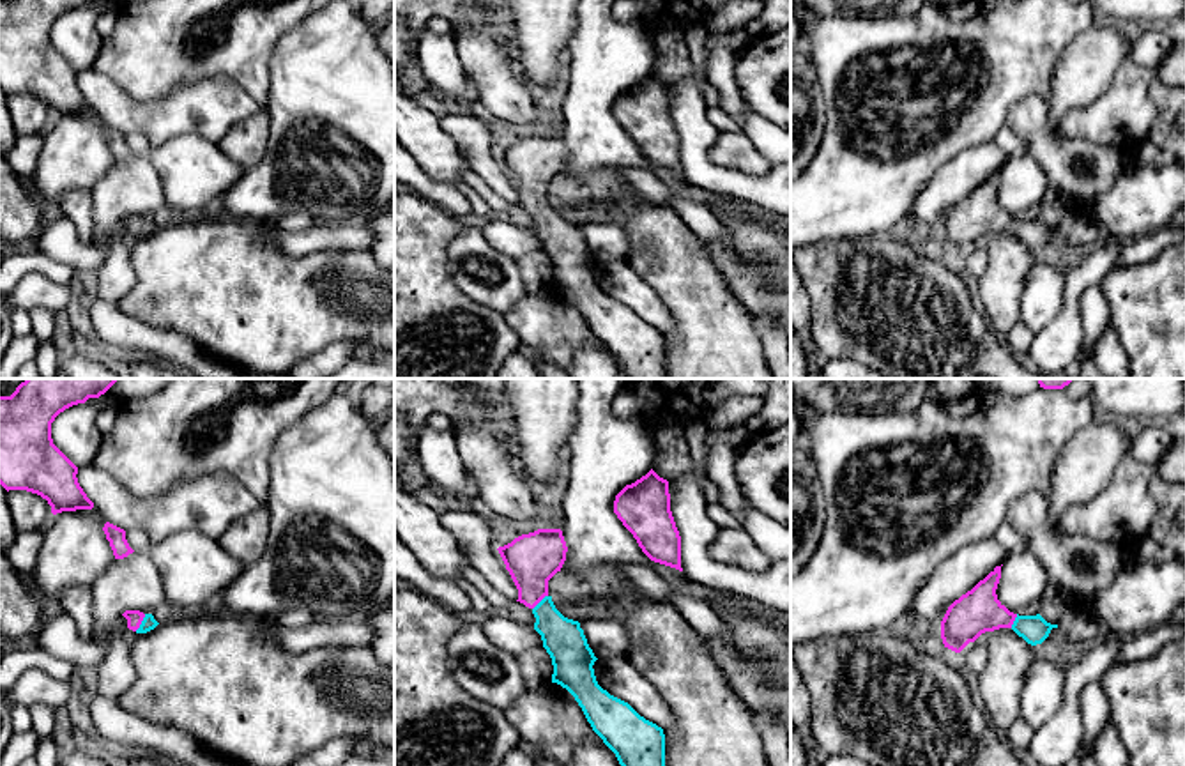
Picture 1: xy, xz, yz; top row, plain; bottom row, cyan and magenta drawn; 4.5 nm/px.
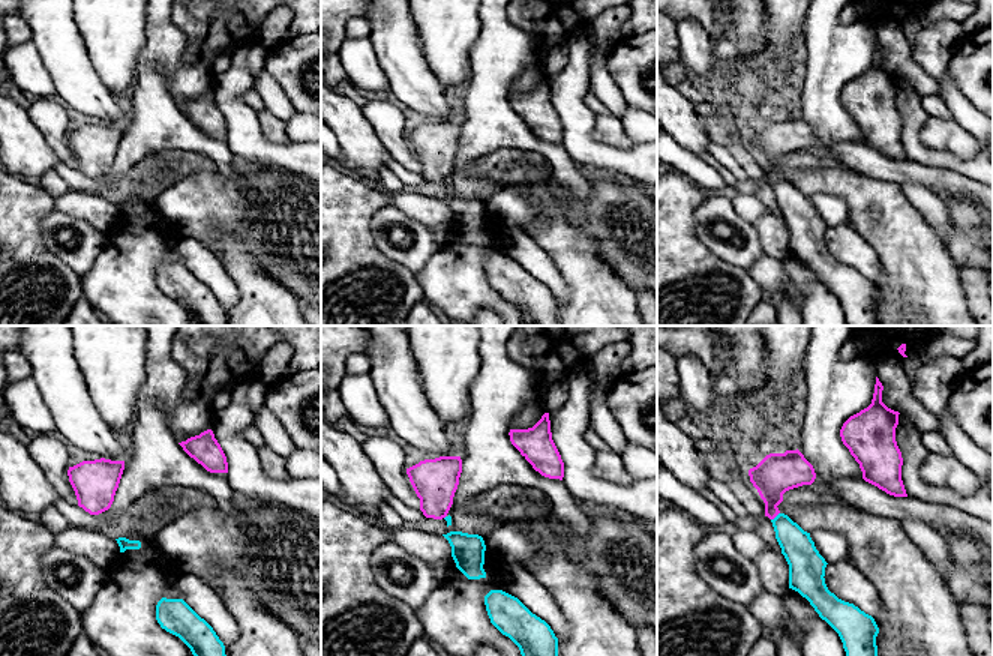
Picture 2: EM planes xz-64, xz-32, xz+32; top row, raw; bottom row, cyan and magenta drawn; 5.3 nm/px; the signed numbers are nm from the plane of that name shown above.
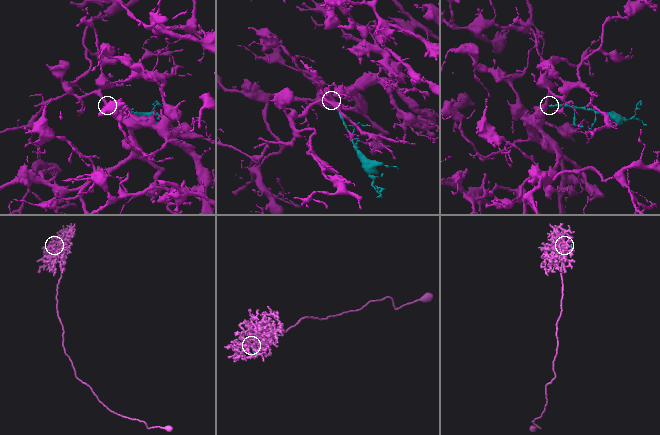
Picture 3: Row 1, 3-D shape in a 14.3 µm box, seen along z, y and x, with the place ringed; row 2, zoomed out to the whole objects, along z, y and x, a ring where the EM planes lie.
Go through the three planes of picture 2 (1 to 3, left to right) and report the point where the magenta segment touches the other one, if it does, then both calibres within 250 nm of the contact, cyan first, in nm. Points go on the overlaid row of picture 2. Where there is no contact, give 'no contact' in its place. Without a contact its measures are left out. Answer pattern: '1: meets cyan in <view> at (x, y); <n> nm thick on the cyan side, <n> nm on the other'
1: no contact
2: no contact
3: meets cyan in xz+32 at (776, 517); 170 nm thick on the cyan side, 220 nm on the other

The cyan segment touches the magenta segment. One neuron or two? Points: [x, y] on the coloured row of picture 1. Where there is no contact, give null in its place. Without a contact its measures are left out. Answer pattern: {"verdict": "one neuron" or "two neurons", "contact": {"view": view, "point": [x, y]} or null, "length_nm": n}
{"verdict": "one neuron", "contact": {"view": "xy", "point": [142, 623]}, "length_nm": 90}

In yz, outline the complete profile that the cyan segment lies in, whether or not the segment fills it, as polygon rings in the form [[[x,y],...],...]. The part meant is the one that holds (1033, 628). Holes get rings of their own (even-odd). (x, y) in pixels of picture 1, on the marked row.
[[[996,566],[971,591],[955,600],[943,621],[941,639],[944,647],[960,653],[982,633],[999,628],[1012,628],[1028,644],[1042,644],[1058,624],[1047,623],[1040,614],[1019,616],[1010,612],[996,594],[1001,578],[1001,566]]]

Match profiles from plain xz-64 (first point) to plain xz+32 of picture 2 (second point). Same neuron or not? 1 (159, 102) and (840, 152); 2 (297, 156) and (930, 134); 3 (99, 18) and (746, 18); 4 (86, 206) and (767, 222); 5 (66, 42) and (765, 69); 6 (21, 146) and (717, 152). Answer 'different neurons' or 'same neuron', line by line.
1: different neurons
2: different neurons
3: different neurons
4: different neurons
5: different neurons
6: different neurons

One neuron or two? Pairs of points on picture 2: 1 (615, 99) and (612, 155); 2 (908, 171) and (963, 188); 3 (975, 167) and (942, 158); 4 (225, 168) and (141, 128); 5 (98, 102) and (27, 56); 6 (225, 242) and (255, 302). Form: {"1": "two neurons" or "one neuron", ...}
{"1": "two neurons", "2": "one neuron", "3": "one neuron", "4": "one neuron", "5": "two neurons", "6": "one neuron"}

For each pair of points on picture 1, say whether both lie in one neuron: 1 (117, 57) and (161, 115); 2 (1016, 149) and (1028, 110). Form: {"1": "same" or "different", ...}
{"1": "different", "2": "different"}

